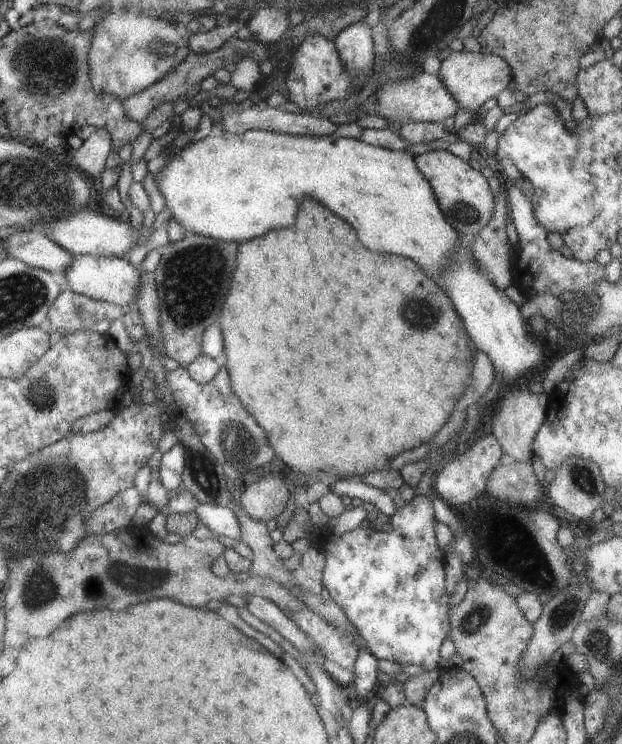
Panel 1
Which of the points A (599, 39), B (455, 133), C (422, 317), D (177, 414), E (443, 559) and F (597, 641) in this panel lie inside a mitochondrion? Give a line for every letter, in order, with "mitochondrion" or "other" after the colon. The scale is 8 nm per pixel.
A: other
B: other
C: mitochondrion
D: other
E: other
F: mitochondrion

